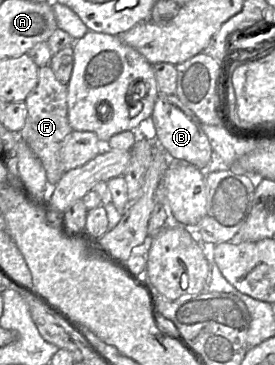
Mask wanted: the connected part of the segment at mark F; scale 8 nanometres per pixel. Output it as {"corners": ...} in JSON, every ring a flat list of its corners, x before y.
{"corners":[[49,65,39,67,38,83,26,97,27,107,25,124,18,133,40,160,50,187,55,187,65,173,60,162,60,151,65,139,73,131,68,122,67,85,62,84,55,77]]}

